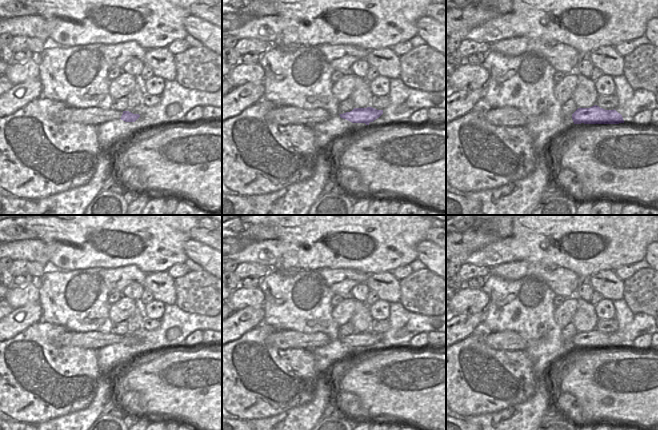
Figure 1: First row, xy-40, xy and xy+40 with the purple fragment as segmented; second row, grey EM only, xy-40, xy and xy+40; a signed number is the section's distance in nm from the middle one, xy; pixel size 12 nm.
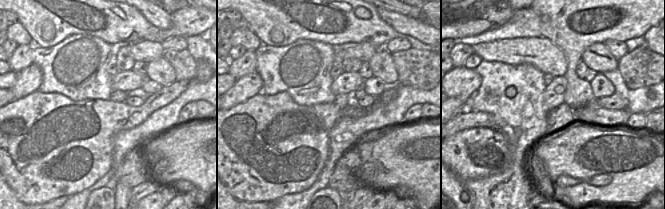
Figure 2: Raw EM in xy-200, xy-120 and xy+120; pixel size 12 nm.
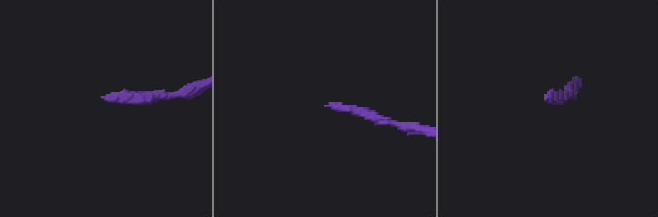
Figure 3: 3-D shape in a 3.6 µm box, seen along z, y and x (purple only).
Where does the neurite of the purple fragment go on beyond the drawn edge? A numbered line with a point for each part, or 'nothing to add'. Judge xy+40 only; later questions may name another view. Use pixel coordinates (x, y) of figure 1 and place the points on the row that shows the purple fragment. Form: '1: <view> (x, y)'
nothing to add

